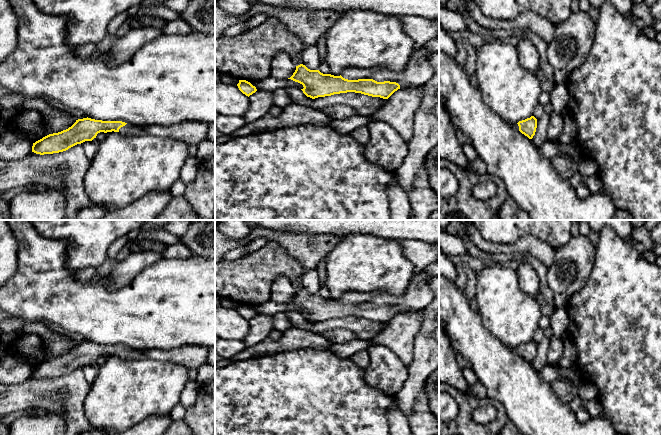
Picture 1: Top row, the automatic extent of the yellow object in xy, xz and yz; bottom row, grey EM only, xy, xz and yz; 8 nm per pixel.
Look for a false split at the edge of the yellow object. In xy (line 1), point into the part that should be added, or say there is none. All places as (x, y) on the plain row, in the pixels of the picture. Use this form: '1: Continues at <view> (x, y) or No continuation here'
1: Continues at xy (191, 356)

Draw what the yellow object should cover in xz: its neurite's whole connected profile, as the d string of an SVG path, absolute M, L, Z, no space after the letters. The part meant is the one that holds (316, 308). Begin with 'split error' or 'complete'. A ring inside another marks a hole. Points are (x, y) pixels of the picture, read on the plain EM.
split error | M416 269L405 292L399 296L384 291L347 292L340 300L334 300L300 288L288 303L302 308L301 314L312 323L347 316L388 323L400 312L423 310L432 302L434 294L430 280L425 271Z

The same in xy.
split error | M91 342L78 343L66 354L49 358L33 367L32 376L40 379L59 377L92 365L100 356L119 356L123 359L157 359L173 361L186 368L198 368L206 363L208 348L188 345L172 350L142 349L135 350L122 345L102 345Z

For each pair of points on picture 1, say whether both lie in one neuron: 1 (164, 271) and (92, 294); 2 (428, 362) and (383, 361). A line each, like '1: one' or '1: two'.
1: one
2: two

